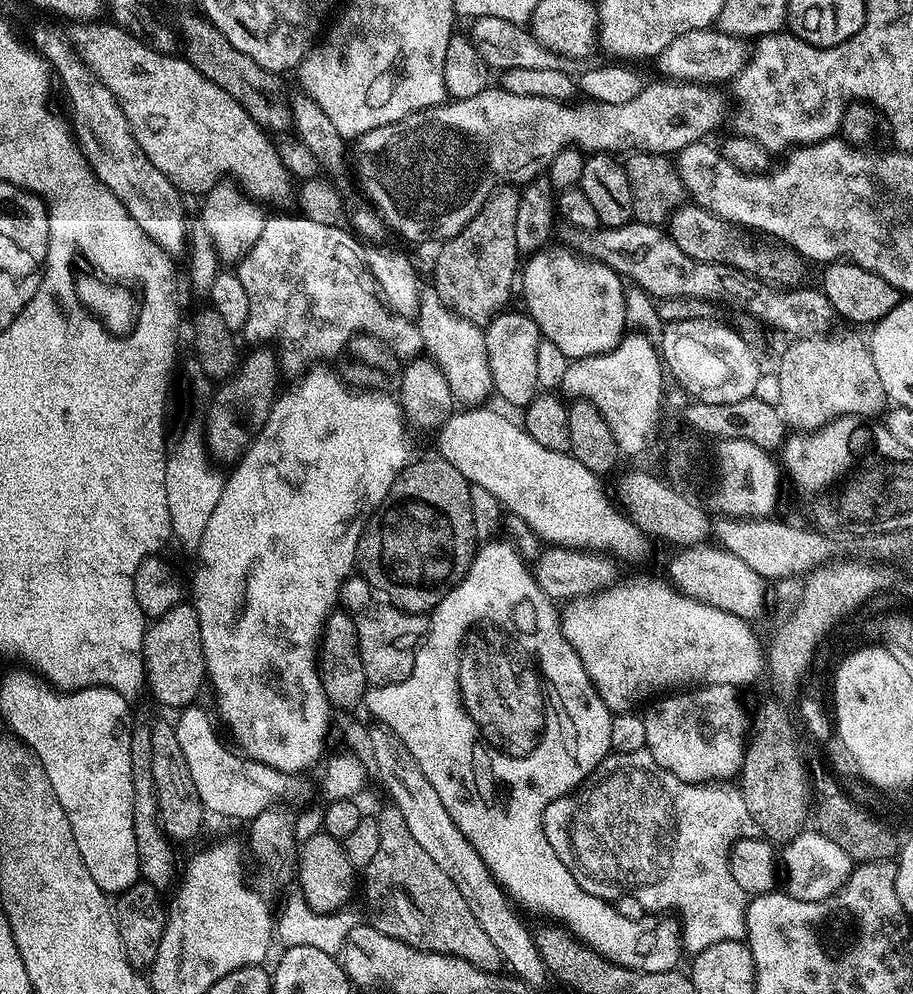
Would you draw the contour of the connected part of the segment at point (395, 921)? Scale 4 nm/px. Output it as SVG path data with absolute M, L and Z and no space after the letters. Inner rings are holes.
M387 806L375 817L378 822L378 851L374 862L363 869L364 900L368 903L367 923L382 934L420 952L437 952L457 956L484 972L499 973L502 961L494 942L478 926L466 898L458 894L458 886L438 870L438 866L418 842L414 842L406 826L406 818L395 806Z

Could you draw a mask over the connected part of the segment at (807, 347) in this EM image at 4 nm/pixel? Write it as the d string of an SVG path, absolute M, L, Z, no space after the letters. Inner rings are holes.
M844 326L841 332L829 330L818 336L796 338L781 354L780 369L776 372L776 388L780 391L778 411L789 429L819 430L825 424L839 421L839 416L872 416L885 409L884 387L878 378L878 370L874 370L874 358L868 349L868 341L856 332L859 331Z

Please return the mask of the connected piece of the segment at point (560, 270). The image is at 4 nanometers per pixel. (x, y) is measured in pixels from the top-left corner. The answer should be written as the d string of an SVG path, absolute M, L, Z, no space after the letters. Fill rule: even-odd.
M545 246L539 252L531 253L525 259L528 260L525 264L523 261L518 276L519 291L520 288L524 291L523 307L539 326L541 337L554 342L554 346L558 346L558 350L562 350L569 361L609 352L626 334L625 281L601 260L591 259L584 254L575 256L568 248L552 247Z

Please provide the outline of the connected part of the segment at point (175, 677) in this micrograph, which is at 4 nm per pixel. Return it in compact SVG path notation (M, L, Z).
M179 602L166 614L153 619L144 629L144 670L147 691L160 704L183 710L197 703L196 695L206 684L202 630L198 626L198 614L188 602Z

